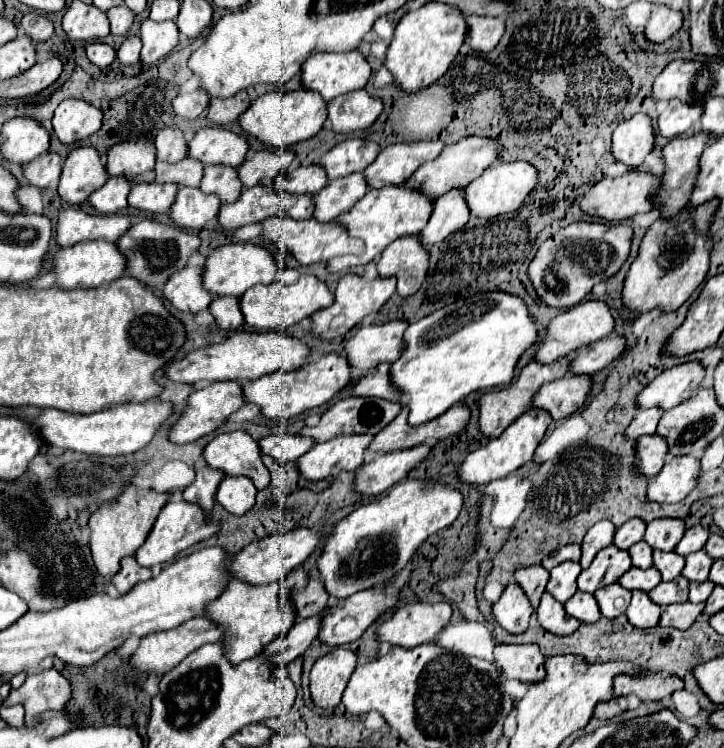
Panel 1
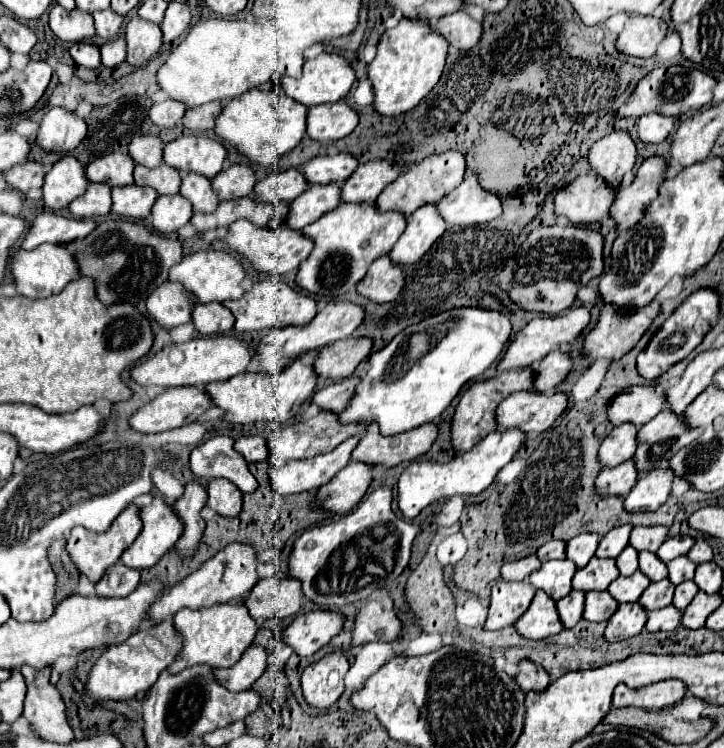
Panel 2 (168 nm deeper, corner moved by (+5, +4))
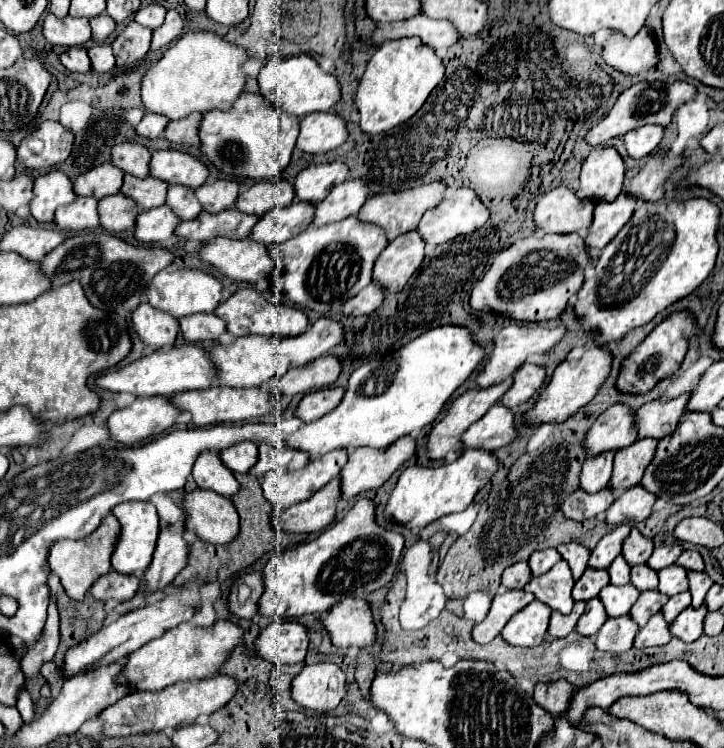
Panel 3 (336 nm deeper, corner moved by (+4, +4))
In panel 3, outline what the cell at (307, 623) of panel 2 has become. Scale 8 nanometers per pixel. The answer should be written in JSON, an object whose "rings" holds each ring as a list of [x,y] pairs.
{"rings":[[[273,621],[255,639],[255,655],[281,665],[301,663],[309,645],[307,631],[295,621]]]}

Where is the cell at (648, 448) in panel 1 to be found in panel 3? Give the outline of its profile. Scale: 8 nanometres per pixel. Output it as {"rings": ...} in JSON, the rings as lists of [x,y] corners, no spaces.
{"rings":[[[607,487],[595,495],[589,495],[589,493],[583,493],[581,489],[577,489],[561,505],[561,513],[565,519],[571,519],[571,521],[585,521],[585,519],[603,515],[611,503],[613,503],[613,493]]]}

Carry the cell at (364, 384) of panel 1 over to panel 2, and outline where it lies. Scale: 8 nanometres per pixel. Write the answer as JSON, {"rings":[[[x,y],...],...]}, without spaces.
{"rings":[[[356,375],[330,383],[312,395],[312,403],[316,403],[320,409],[330,409],[334,413],[342,413],[350,405],[358,383],[360,383],[360,377],[356,377]]]}

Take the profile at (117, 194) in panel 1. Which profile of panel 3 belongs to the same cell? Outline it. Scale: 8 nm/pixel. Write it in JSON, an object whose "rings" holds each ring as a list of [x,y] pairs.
{"rings":[[[77,197],[73,203],[59,207],[55,211],[53,223],[57,225],[59,231],[67,231],[67,233],[81,233],[81,231],[97,229],[99,215],[97,215],[95,205],[97,205],[95,197]]]}

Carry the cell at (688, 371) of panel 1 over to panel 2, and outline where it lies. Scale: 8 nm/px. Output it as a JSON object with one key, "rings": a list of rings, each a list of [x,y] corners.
{"rings":[[[634,385],[624,389],[608,407],[608,417],[614,425],[626,421],[642,427],[664,407],[666,395],[658,385]]]}

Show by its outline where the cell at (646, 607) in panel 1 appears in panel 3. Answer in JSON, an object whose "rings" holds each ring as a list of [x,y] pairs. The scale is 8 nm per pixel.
{"rings":[[[623,615],[619,619],[607,619],[605,625],[597,631],[595,647],[599,651],[625,653],[627,649],[633,647],[633,639],[637,631],[639,627],[635,625],[635,621],[631,621],[629,615]]]}

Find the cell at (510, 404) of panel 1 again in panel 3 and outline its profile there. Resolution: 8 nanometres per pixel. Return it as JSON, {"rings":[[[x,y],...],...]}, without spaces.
{"rings":[[[505,379],[501,385],[491,385],[491,387],[487,387],[487,389],[469,389],[469,391],[465,391],[463,395],[459,395],[453,403],[451,403],[451,407],[447,409],[447,413],[445,413],[445,417],[431,429],[431,433],[427,435],[427,457],[429,459],[433,459],[433,461],[443,461],[447,455],[449,455],[449,459],[453,461],[455,459],[455,449],[459,449],[459,437],[463,435],[463,431],[469,427],[469,425],[473,425],[475,421],[479,421],[481,417],[483,417],[483,413],[487,413],[487,409],[491,407],[491,405],[495,405],[499,399],[501,399],[501,395],[505,393],[505,389],[511,385],[511,379]]]}

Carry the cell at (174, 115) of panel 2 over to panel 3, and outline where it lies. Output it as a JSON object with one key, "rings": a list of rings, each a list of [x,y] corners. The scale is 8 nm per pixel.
{"rings":[[[147,113],[141,123],[135,127],[139,137],[147,137],[147,139],[157,139],[161,137],[165,125],[167,125],[167,117],[157,117],[157,113]]]}

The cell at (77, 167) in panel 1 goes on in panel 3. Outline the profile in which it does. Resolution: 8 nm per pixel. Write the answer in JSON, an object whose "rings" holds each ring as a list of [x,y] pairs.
{"rings":[[[53,169],[35,179],[29,211],[37,221],[45,223],[45,221],[51,221],[59,205],[69,205],[75,199],[77,197],[75,197],[75,191],[71,189],[71,179],[63,171]]]}

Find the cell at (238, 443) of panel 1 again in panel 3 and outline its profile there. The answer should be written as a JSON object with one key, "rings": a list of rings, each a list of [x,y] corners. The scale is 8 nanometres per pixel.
{"rings":[[[201,453],[191,471],[199,489],[215,491],[223,497],[231,497],[231,493],[239,491],[239,483],[235,475],[227,471],[227,467],[219,461],[217,453]]]}

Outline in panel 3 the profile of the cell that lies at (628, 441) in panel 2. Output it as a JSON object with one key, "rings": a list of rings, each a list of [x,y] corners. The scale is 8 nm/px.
{"rings":[[[603,453],[603,457],[591,457],[591,461],[583,463],[579,475],[579,487],[585,493],[597,493],[607,487],[613,469],[613,455],[615,453]]]}

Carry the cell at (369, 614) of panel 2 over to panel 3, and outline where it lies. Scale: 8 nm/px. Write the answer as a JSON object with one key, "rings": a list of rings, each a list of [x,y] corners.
{"rings":[[[345,597],[333,605],[327,615],[319,617],[319,623],[329,633],[335,647],[365,647],[375,639],[375,625],[367,601]]]}

